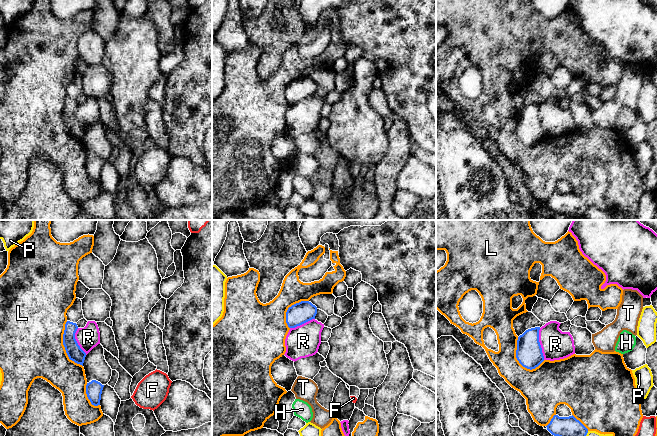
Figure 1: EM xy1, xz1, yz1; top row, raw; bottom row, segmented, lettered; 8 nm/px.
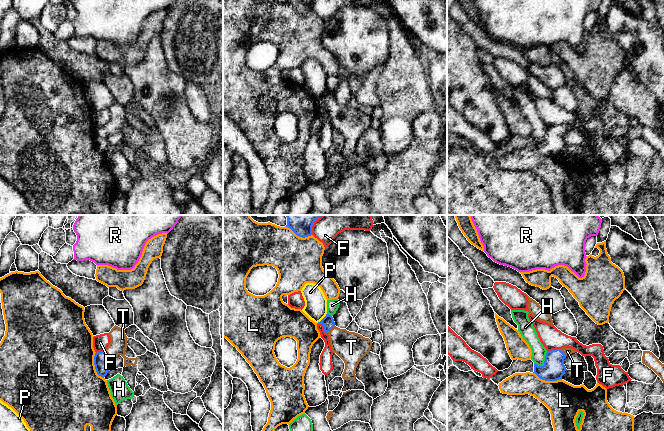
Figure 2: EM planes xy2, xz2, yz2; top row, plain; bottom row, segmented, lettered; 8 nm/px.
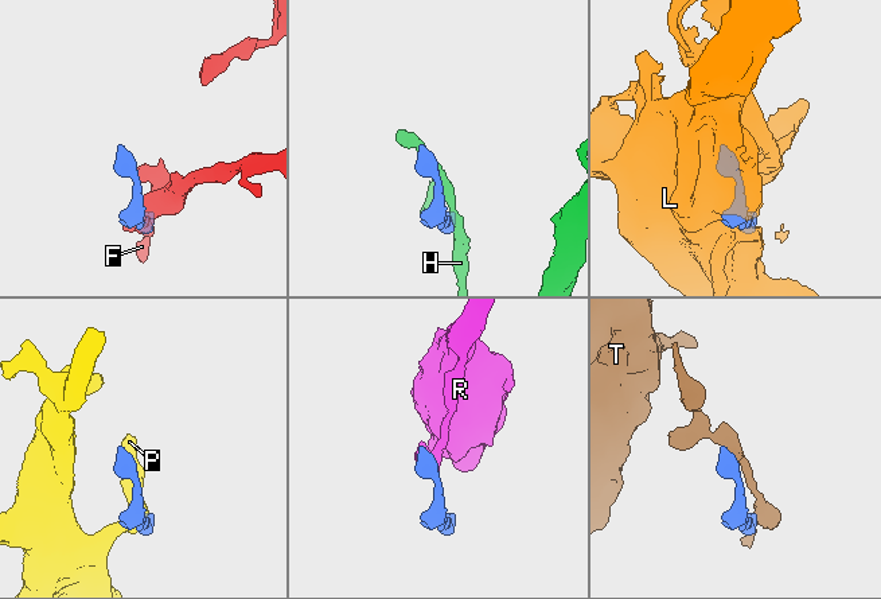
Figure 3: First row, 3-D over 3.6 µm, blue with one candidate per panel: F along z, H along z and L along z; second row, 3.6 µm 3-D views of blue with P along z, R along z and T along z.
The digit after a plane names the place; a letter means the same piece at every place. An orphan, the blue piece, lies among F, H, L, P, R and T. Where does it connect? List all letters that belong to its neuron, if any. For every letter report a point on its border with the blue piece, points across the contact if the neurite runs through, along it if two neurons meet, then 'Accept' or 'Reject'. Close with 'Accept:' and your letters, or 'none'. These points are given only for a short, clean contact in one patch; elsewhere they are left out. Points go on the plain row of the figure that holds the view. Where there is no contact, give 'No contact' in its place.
F: Touches blue at xz2 (324, 103). Reject
H: Touches blue at yz2 (544, 138). Boundary: yz2 (547, 127), (542, 141), (534, 139). Reject
L: Touches blue at xy1 (64, 122). Reject
P: Touches blue at xz2 (323, 94). Reject
R: Touches blue at yz1 (539, 120). Boundary: yz1 (539, 104), (539, 120), (544, 135). Reject
T: Touches blue at xz2 (330, 105). Path across: xz2 (328, 97), (330, 105), (345, 120), (351, 123). Accept
Accept: T

